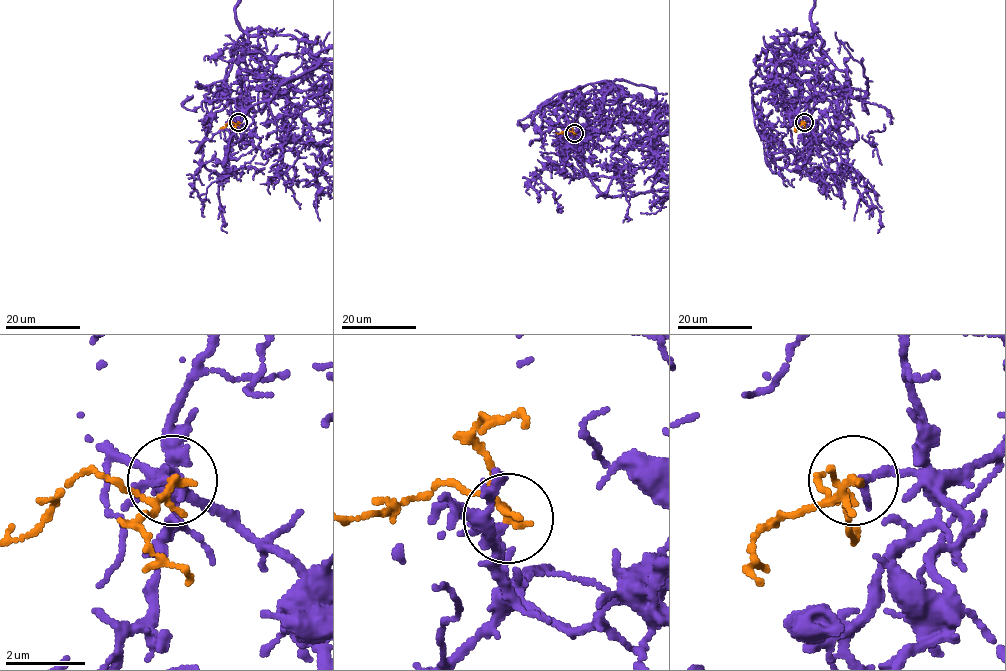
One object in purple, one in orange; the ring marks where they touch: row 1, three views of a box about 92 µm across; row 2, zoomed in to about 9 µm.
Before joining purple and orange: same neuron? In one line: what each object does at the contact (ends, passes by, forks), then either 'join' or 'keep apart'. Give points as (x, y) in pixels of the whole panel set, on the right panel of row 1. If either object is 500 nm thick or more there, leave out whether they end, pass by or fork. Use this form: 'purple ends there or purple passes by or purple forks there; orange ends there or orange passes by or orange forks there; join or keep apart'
purple passes by; orange passes by; join

